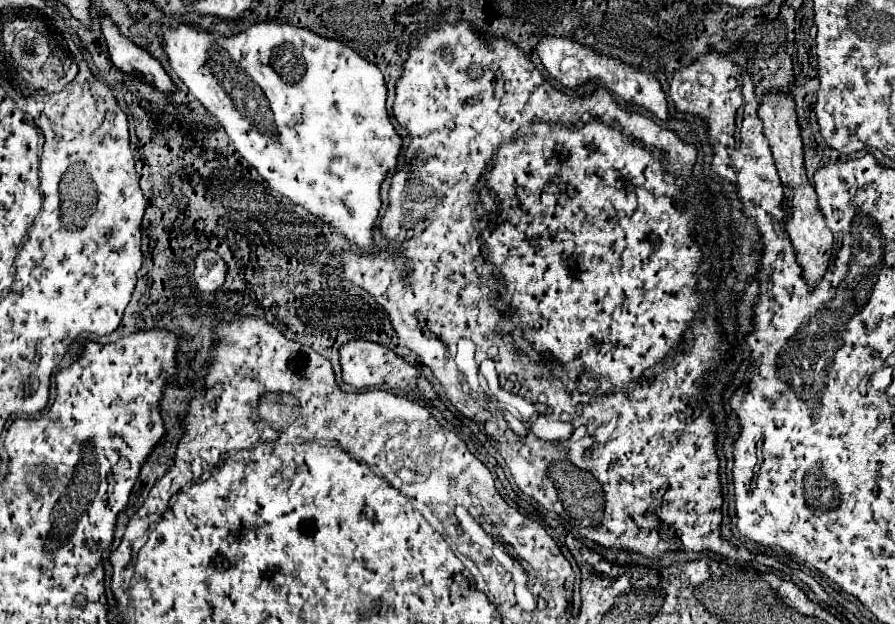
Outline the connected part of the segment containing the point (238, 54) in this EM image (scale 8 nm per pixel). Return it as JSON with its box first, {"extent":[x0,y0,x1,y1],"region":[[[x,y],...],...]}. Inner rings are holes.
{"extent":[162,21,402,249],"region":[[[276,21],[256,23],[256,25],[248,27],[246,31],[238,33],[230,39],[222,37],[218,33],[206,33],[202,29],[180,25],[176,29],[172,29],[172,27],[164,29],[162,39],[164,39],[162,47],[164,47],[176,75],[184,81],[184,85],[190,89],[190,93],[218,119],[218,123],[226,129],[230,141],[234,143],[236,151],[258,171],[258,175],[268,183],[270,189],[274,189],[276,193],[280,193],[286,199],[290,199],[292,203],[300,205],[308,213],[316,215],[320,221],[328,223],[336,233],[344,235],[348,241],[352,241],[360,249],[370,247],[374,243],[374,239],[372,239],[374,221],[376,221],[380,205],[382,205],[380,185],[386,179],[388,171],[396,169],[396,161],[398,161],[398,155],[400,155],[400,149],[402,149],[402,137],[398,135],[398,131],[394,129],[394,125],[390,123],[390,117],[386,113],[386,85],[384,85],[384,77],[382,77],[382,73],[376,65],[368,63],[354,49],[344,47],[336,39],[324,39],[320,35],[310,33],[308,29],[300,29],[300,27],[294,27],[290,23],[276,23]],[[260,101],[266,101],[270,111],[264,105],[260,105]]]}

